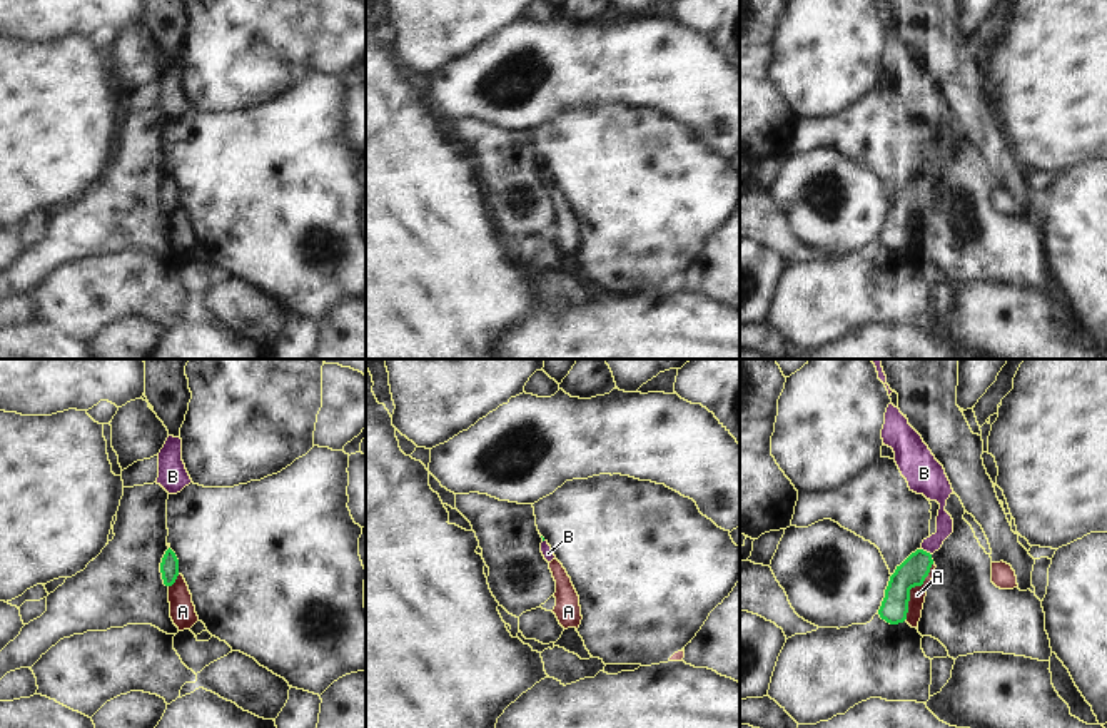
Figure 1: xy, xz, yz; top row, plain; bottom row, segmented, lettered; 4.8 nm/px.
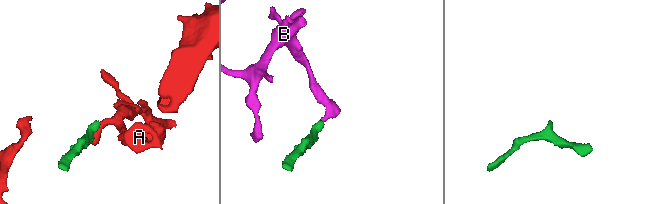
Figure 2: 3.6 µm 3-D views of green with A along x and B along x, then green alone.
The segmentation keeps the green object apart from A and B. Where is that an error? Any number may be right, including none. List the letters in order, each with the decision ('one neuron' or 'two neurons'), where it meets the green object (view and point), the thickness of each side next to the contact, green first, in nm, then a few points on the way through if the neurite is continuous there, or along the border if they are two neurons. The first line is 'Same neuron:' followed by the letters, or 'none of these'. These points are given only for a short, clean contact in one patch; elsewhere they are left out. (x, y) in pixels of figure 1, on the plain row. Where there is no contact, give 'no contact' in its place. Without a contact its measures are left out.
Same neuron: B
A: two neurons | yz (910, 214) | 140/80 nm | along yz (934, 189), (925, 206), (910, 216), (909, 237), (904, 246)
B: one neuron | yz (925, 177) | 140/80 nm | across yz (915, 194), (925, 177), (942, 159), (944, 146)

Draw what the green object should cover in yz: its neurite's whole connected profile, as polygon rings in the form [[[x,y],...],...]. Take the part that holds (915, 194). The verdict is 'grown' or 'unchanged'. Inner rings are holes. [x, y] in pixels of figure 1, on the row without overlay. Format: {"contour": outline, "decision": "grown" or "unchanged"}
{"contour": [[[892,28],[885,38],[882,65],[885,72],[893,75],[893,85],[907,105],[910,117],[940,130],[937,159],[923,165],[922,174],[897,192],[885,215],[878,240],[887,249],[898,250],[907,245],[910,215],[923,210],[933,190],[932,180],[953,159],[953,145],[945,137],[947,125],[953,120],[953,115],[943,92]]], "decision": "grown"}

